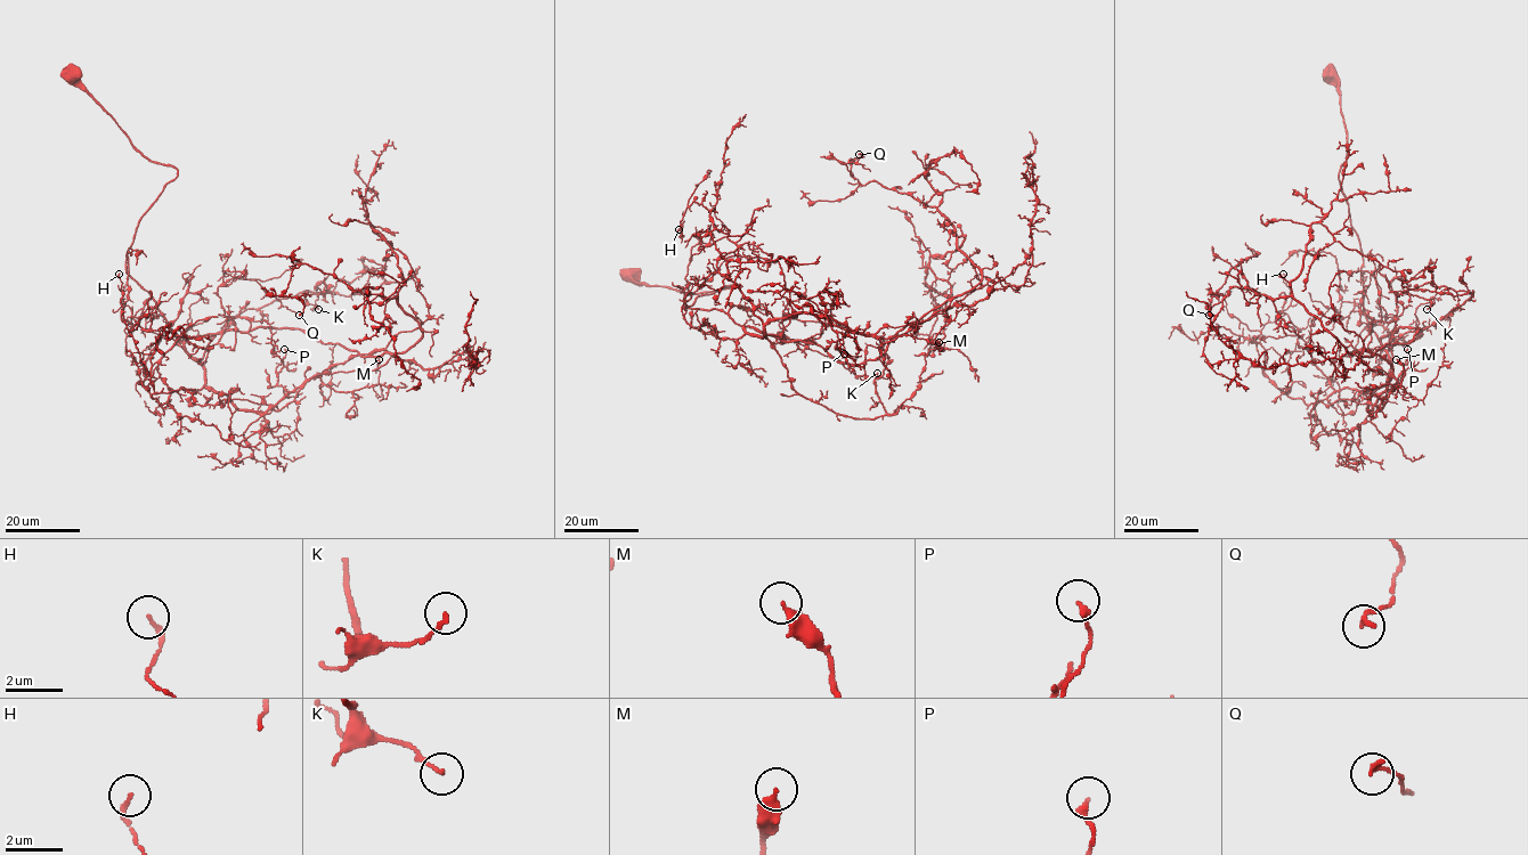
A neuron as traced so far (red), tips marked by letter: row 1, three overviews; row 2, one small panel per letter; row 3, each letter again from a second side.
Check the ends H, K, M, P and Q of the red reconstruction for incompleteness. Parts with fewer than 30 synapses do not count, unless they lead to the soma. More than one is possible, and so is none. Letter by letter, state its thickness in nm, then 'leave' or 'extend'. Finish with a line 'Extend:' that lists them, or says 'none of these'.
H: 150 nm thick; leave
K: 140 nm thick; leave
M: 400 nm thick; leave
P: 220 nm thick; leave
Q: 170 nm thick; leave
Extend: none of these

